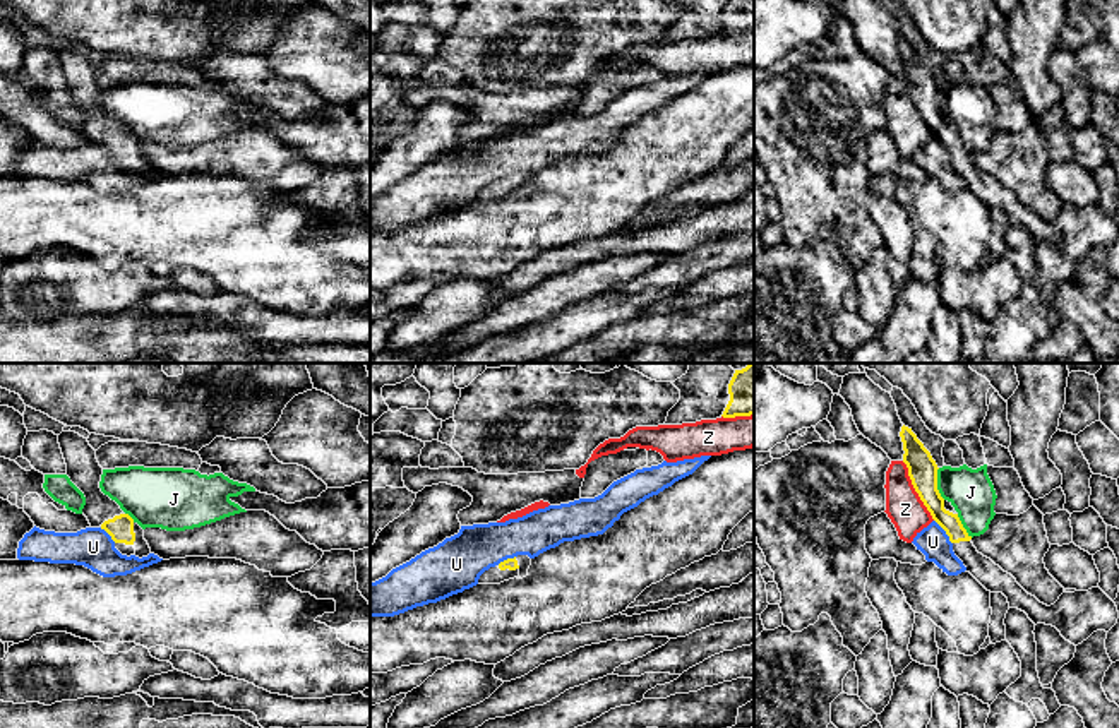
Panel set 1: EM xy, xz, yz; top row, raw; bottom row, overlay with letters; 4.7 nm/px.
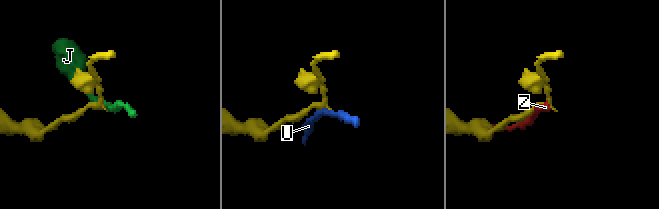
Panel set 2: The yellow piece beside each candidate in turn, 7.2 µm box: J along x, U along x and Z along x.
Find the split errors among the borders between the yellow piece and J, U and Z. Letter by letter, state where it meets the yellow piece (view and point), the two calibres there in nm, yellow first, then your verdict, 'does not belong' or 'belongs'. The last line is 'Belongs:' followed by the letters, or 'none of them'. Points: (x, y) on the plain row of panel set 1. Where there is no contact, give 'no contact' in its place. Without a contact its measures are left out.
J: meets yellow in yz at (936, 100); 140 nm thick on the yellow side, 220 nm on the other; does not belong
U: meets yellow in yz at (945, 146); 120 nm thick on the yellow side, 150 nm on the other; does not belong
Z: meets yellow in yz at (915, 107); 140 nm thick on the yellow side, 170 nm on the other; does not belong
Belongs: none of them

